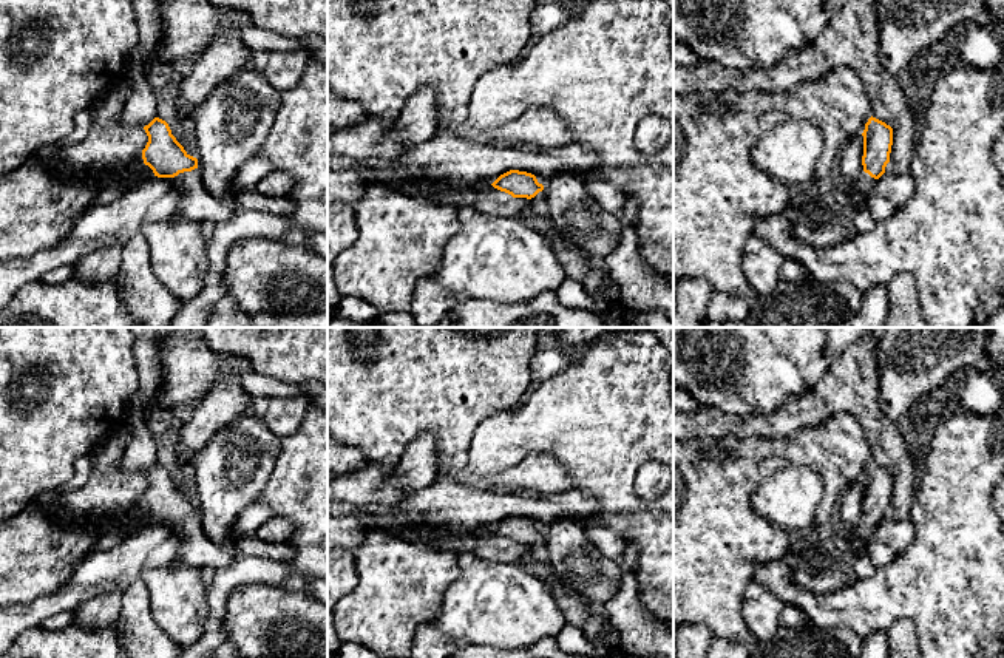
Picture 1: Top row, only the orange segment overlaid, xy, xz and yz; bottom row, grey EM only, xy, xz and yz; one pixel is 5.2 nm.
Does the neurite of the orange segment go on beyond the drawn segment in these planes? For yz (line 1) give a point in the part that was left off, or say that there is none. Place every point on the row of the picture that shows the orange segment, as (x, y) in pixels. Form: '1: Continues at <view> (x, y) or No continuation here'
1: Continues at yz (865, 183)

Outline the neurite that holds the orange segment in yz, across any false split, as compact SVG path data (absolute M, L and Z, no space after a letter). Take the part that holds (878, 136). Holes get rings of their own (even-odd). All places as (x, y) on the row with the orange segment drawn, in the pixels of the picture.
M870 117L865 124L863 136L863 173L854 182L857 190L867 198L876 181L885 173L893 145L893 128L885 122Z

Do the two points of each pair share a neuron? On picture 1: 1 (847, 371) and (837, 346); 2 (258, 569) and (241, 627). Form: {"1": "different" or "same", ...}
{"1": "different", "2": "different"}

